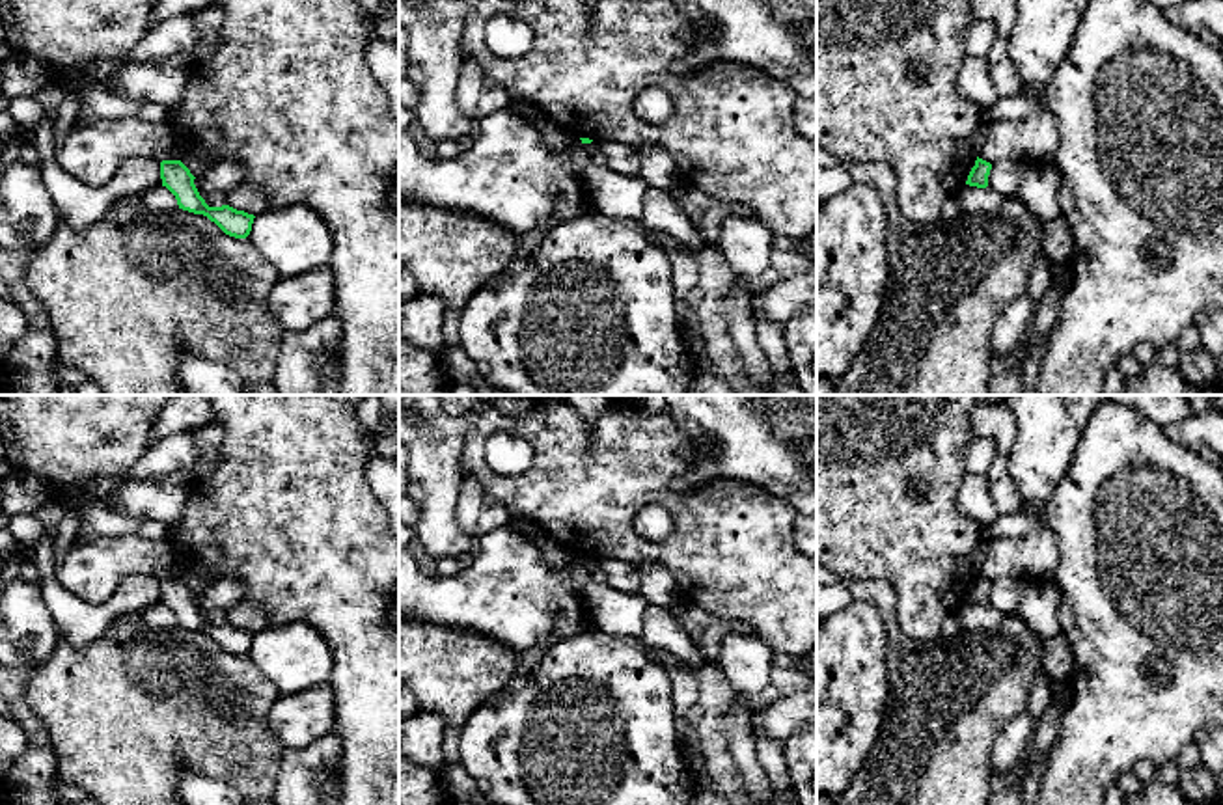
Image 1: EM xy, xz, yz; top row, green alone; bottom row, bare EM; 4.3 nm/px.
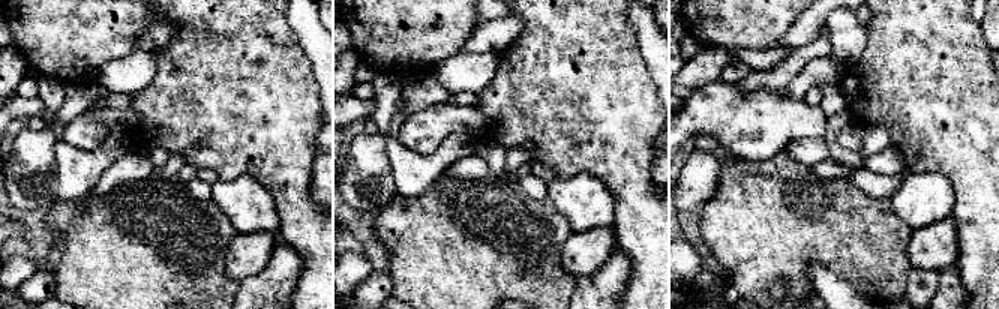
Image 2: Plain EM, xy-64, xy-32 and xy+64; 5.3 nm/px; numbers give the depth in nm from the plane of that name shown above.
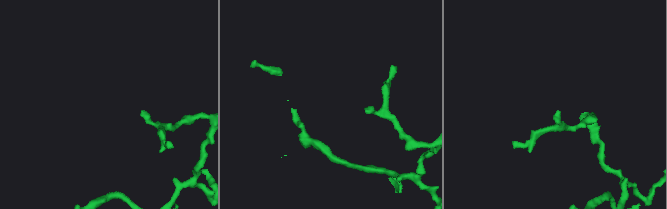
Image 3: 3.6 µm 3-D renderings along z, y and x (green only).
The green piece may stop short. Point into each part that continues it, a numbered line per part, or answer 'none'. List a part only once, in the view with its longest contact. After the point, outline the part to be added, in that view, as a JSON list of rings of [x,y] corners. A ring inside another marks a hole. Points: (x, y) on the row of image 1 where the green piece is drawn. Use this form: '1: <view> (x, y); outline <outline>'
none

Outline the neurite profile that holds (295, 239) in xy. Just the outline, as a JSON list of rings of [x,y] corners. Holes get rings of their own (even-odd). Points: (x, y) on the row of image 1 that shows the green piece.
[[[309,207],[267,209],[254,218],[248,237],[282,278],[330,266],[334,237]]]

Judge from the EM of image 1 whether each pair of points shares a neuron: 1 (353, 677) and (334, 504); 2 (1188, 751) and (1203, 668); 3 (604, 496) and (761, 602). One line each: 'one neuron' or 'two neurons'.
1: one neuron
2: two neurons
3: one neuron

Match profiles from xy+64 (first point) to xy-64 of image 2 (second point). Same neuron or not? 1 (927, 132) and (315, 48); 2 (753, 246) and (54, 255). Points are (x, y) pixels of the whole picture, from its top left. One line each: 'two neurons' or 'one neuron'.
1: two neurons
2: two neurons

